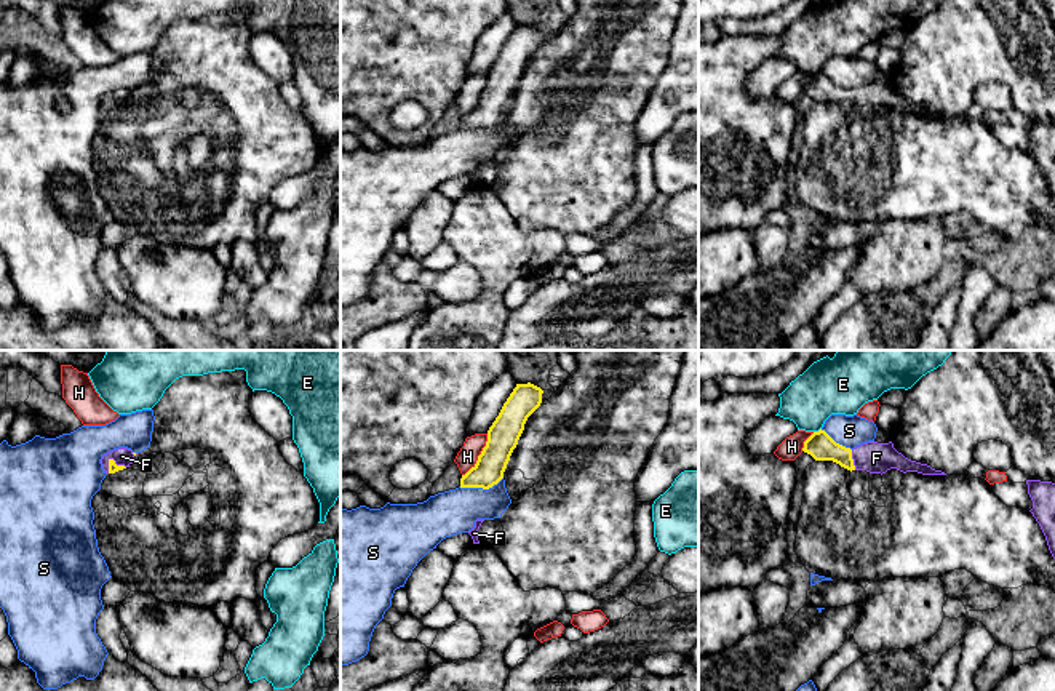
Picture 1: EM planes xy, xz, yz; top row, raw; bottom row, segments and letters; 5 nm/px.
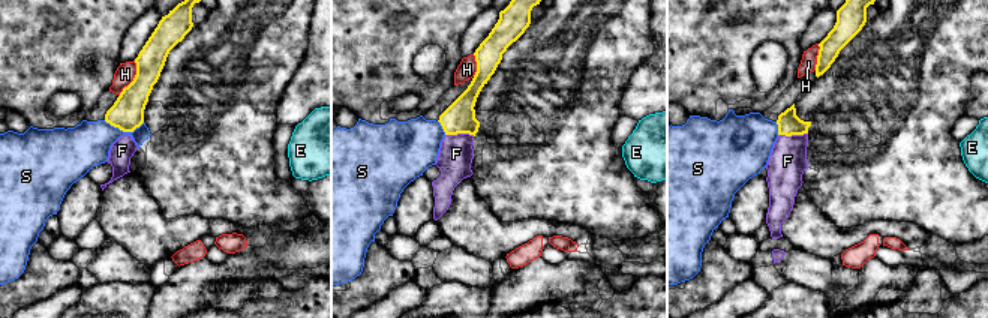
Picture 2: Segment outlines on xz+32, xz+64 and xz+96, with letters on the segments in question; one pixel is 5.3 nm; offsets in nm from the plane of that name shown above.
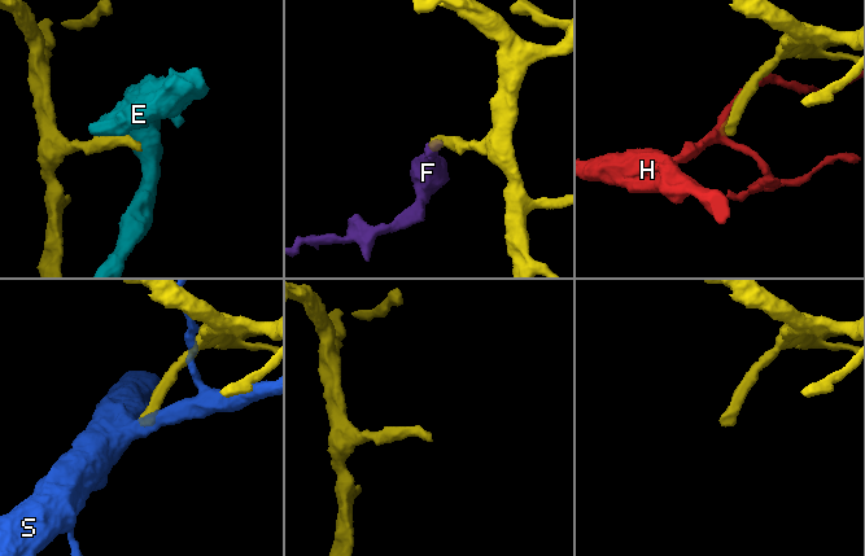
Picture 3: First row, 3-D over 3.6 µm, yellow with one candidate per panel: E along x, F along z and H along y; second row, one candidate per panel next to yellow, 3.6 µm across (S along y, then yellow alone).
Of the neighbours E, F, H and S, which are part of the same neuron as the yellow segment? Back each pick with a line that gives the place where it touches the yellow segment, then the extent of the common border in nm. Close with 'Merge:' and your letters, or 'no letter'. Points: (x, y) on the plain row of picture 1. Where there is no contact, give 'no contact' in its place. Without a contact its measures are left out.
F: meets yellow in yz at (852, 101); contact 110 nm long
Merge: F

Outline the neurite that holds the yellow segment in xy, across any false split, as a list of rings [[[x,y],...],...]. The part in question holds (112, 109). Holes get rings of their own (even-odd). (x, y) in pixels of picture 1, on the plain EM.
[[[118,90],[102,98],[101,106],[106,115],[115,115],[129,109],[134,102],[134,96],[128,90]]]

